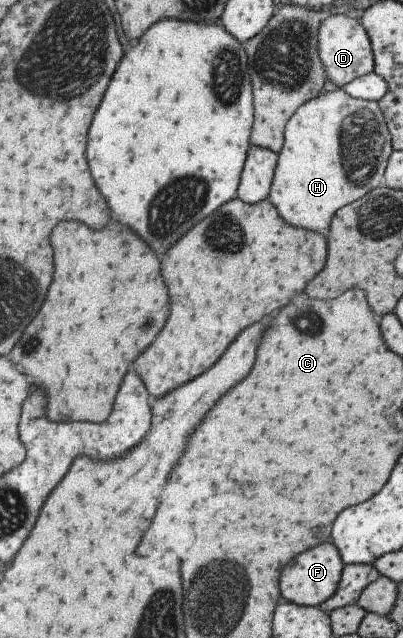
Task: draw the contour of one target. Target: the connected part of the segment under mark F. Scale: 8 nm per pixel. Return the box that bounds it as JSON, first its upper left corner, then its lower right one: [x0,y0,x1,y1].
[279,544,343,607]

